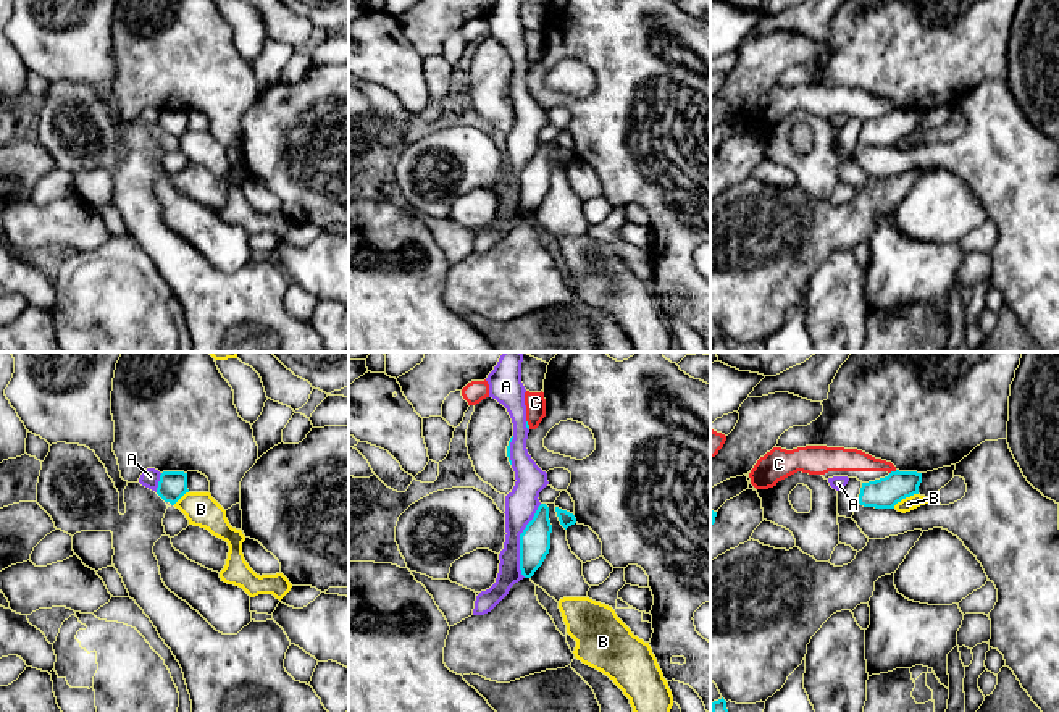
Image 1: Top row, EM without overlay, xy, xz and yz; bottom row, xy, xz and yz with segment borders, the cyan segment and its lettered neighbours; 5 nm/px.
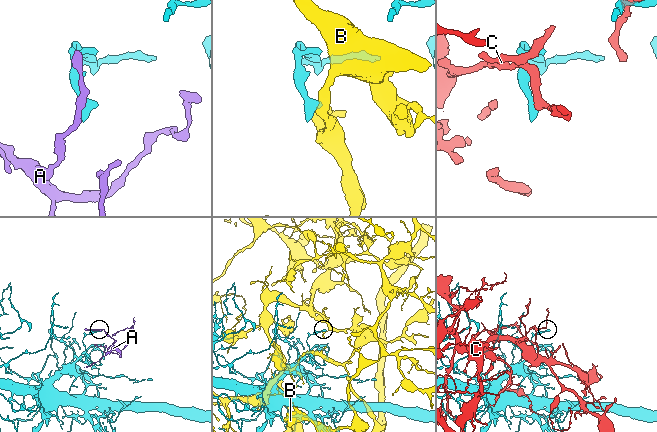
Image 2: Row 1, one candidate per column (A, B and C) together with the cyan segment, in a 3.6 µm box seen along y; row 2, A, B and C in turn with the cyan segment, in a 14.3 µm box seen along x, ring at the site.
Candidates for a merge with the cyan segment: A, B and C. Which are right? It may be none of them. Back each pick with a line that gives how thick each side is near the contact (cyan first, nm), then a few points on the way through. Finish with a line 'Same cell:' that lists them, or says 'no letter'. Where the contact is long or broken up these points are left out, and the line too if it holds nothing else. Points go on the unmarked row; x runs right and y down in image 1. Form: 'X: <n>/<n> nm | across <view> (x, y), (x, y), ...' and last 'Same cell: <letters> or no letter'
Same cell: no letter

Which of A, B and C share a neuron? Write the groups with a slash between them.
A / B / C

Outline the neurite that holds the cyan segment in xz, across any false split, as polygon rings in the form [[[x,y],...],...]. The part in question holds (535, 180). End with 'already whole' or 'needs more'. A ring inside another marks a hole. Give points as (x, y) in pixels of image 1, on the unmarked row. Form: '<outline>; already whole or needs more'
[[[541,142],[520,173],[520,208],[525,216],[531,216],[542,203],[550,187],[550,171],[549,145]]]; already whole

